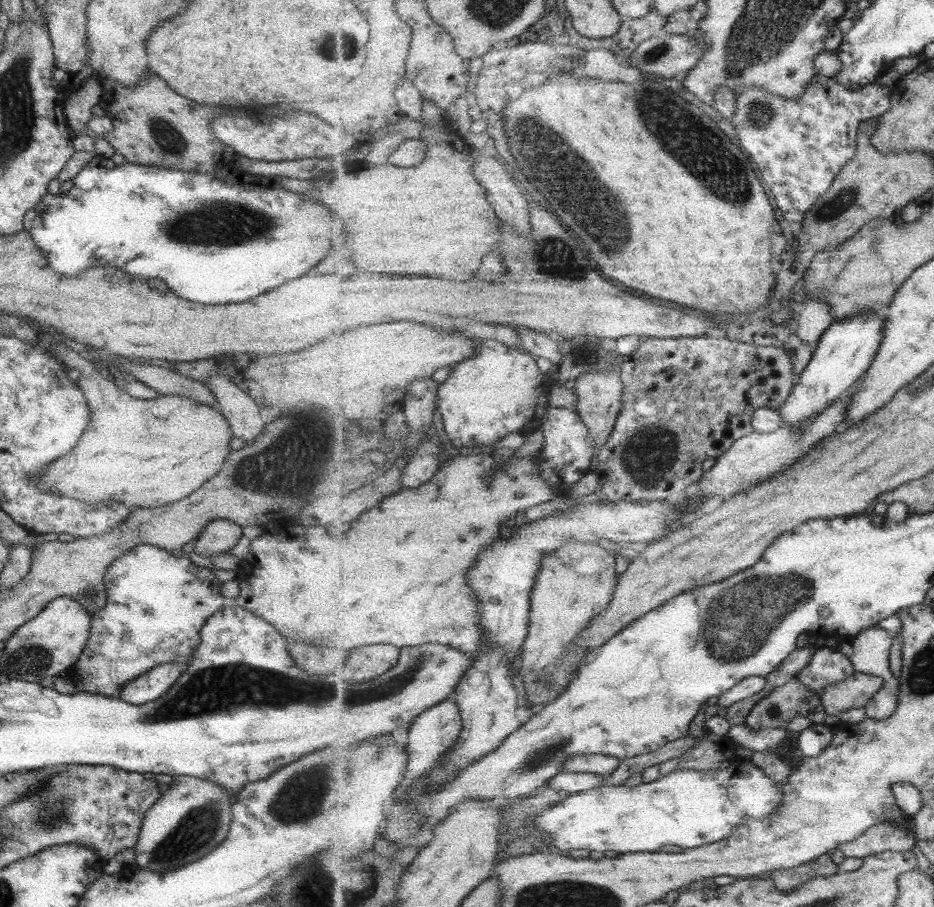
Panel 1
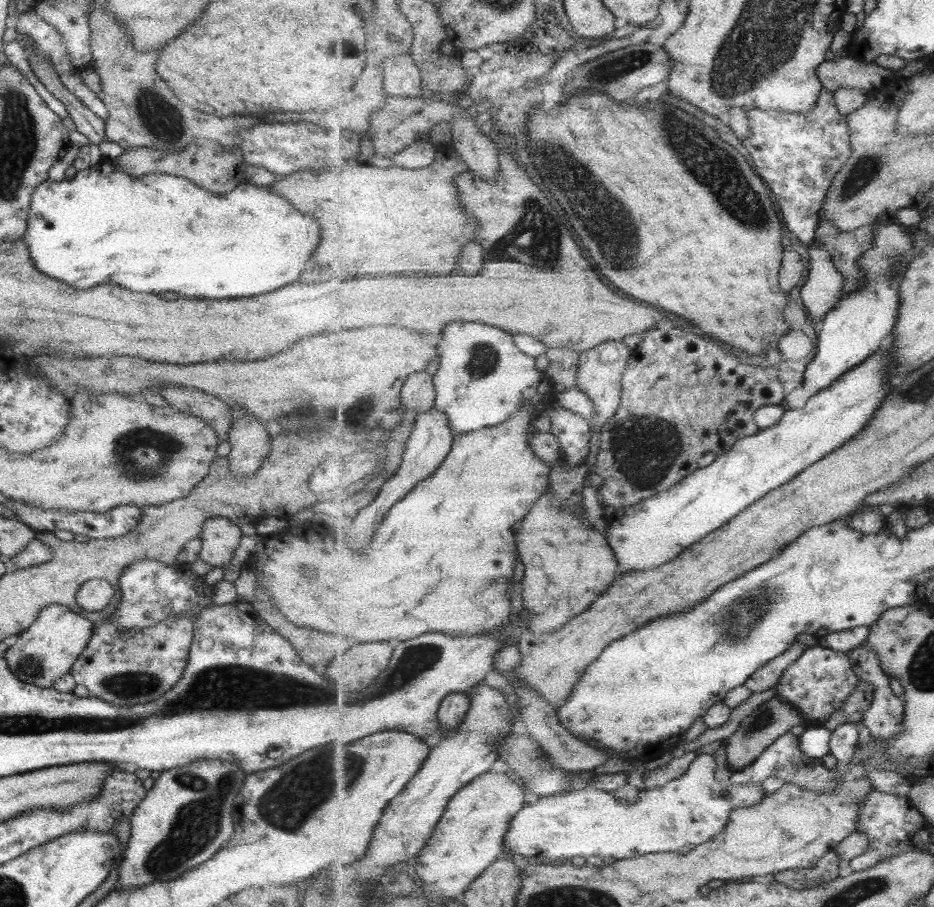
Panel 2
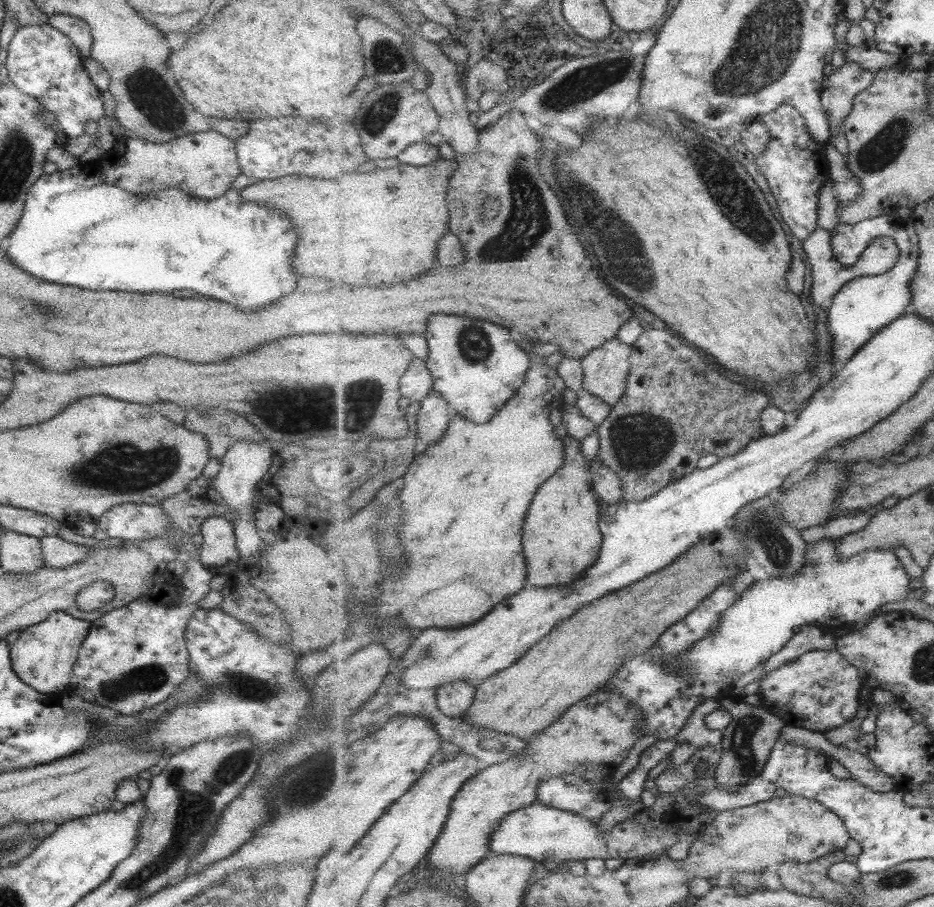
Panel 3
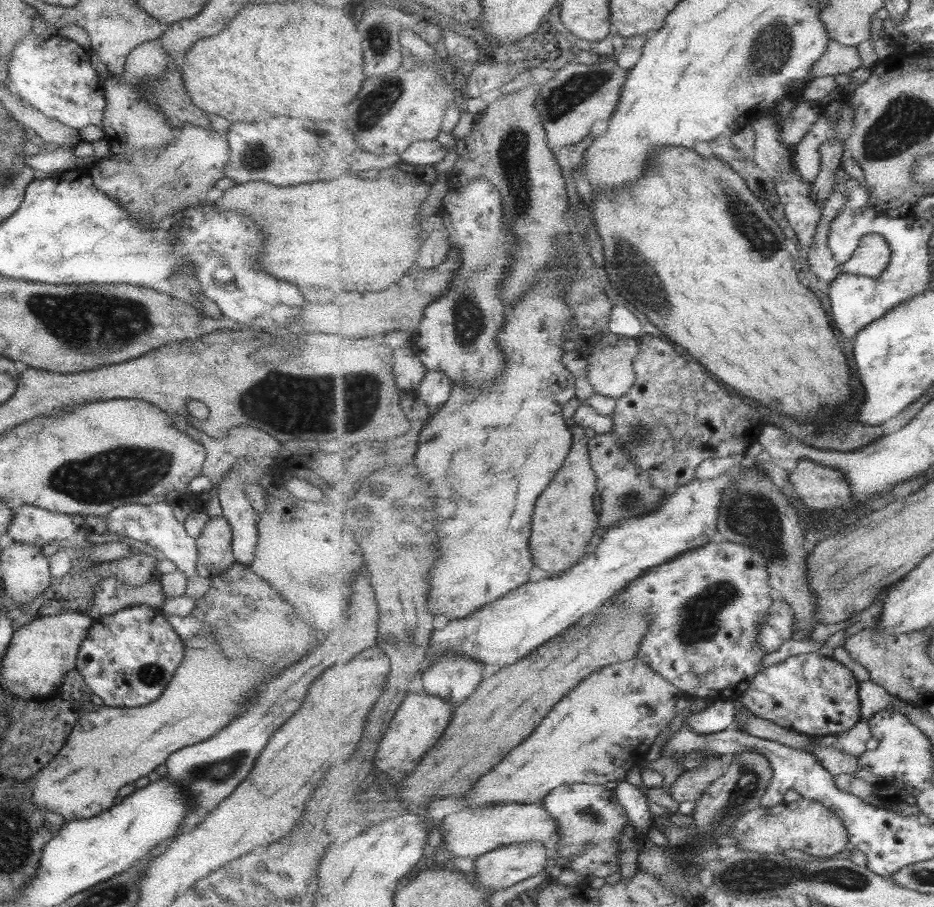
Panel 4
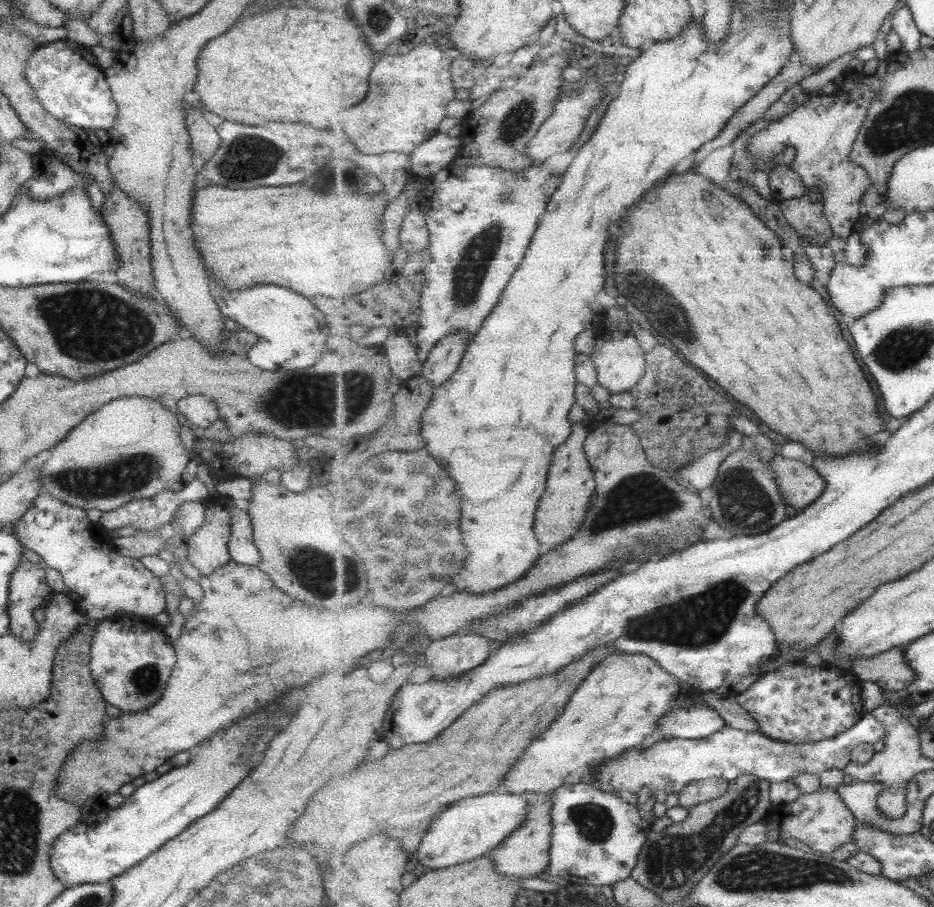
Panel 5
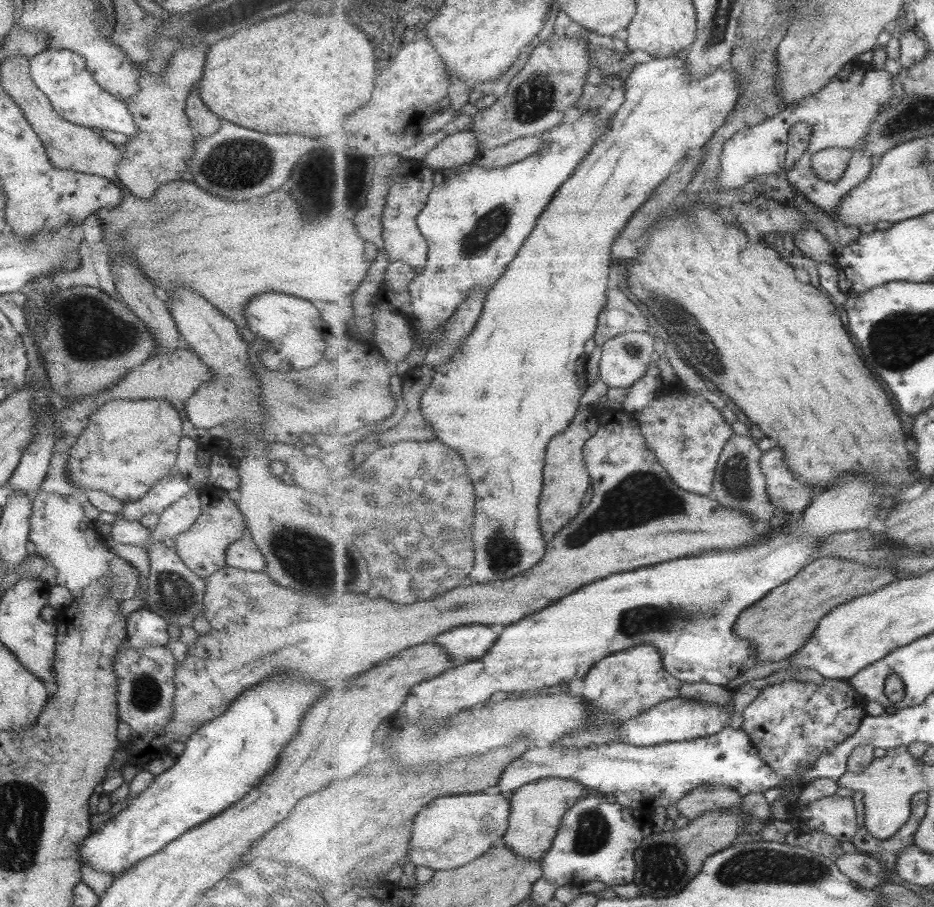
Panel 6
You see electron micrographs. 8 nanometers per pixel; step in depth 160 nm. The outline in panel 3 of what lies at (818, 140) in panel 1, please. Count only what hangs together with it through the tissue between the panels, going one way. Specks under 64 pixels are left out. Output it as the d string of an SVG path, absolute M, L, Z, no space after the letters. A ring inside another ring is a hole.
M784 104L760 118L771 138L767 148L756 157L757 164L770 182L781 218L790 226L792 234L804 241L820 226L820 194L832 178L827 143L819 144L812 138L807 120L793 105Z

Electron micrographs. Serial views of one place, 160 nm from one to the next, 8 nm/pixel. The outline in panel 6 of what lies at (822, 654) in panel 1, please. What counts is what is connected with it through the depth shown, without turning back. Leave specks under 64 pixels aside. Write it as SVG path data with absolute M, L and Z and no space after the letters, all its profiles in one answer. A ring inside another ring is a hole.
M825 678L822 685L815 685L809 682L801 682L795 679L786 679L778 684L765 686L762 691L751 701L742 712L742 728L752 737L752 744L755 744L761 757L777 770L777 775L787 779L787 782L780 786L785 787L785 795L791 801L777 800L772 804L772 819L787 821L789 812L787 805L797 802L799 795L807 786L801 779L797 779L797 773L811 762L819 760L821 755L839 746L842 742L853 736L862 725L863 719L868 714L867 706L869 702L857 689L848 681L841 678Z

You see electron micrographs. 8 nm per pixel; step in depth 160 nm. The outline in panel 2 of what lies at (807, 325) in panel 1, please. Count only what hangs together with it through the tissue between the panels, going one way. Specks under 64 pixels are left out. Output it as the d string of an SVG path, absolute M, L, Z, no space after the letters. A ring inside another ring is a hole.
M813 242L808 251L810 266L800 296L813 328L818 330L827 314L838 307L844 296L845 278L834 265L830 252L821 243Z

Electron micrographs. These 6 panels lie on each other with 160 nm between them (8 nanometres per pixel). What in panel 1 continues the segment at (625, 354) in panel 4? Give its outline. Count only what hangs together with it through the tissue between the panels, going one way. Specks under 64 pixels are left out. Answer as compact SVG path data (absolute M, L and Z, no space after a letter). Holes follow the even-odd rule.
M619 353L618 363L612 369L581 375L575 380L574 384L571 384L578 396L577 412L584 424L588 426L598 451L610 439L622 410L625 385L620 372L625 357L625 355Z

